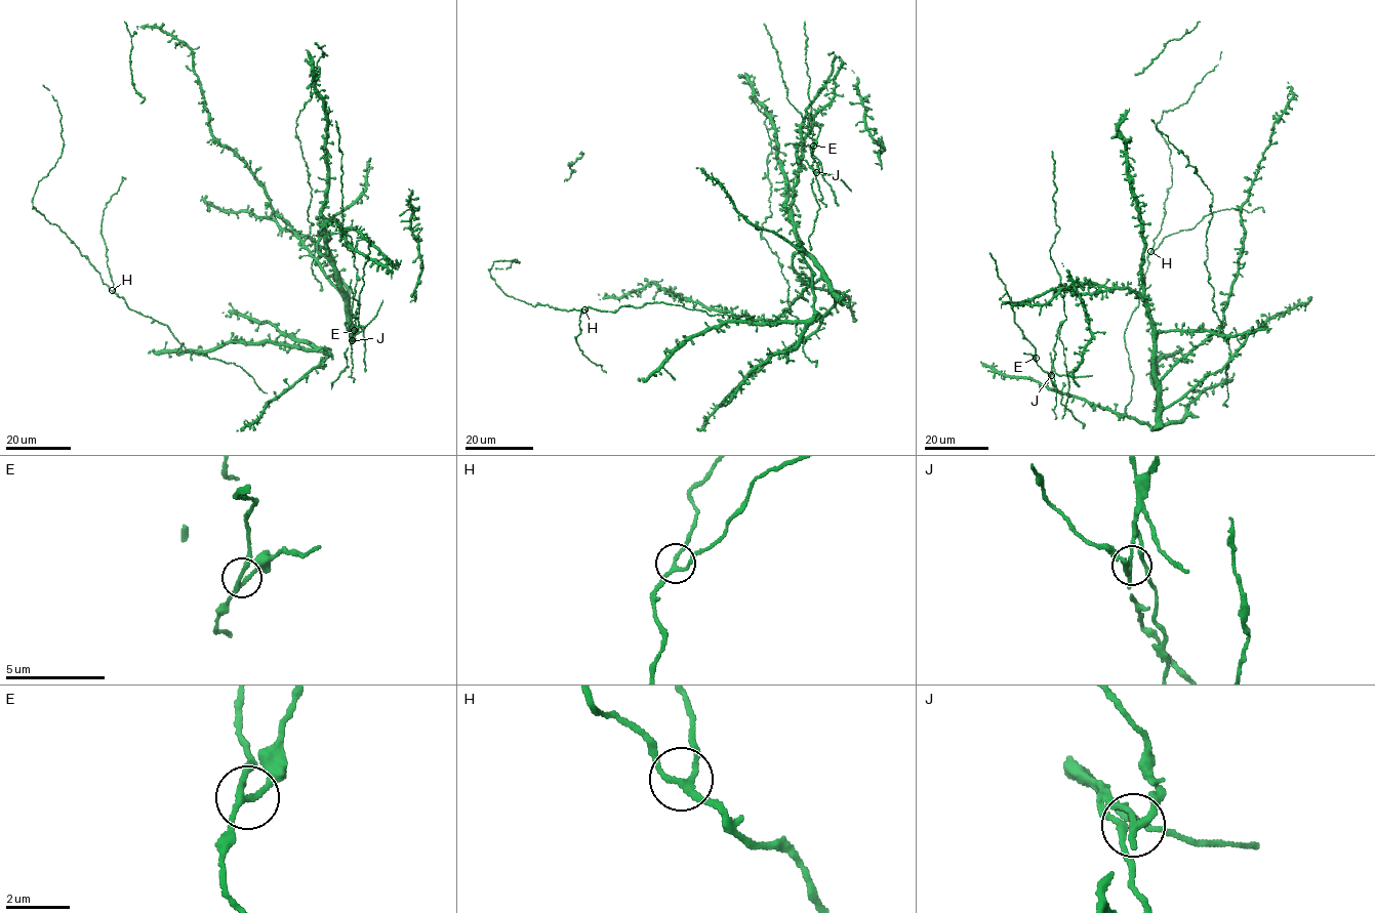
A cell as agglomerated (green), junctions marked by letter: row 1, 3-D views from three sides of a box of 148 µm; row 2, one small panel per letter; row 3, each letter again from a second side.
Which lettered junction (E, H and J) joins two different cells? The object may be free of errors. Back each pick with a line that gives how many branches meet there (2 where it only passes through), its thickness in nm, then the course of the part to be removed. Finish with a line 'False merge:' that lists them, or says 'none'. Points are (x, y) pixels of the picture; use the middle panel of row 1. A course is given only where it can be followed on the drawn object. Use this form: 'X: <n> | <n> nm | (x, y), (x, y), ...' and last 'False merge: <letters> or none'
J: 3 | 190 nm | (815, 172), (811, 166), (814, 161), (808, 144)
False merge: J

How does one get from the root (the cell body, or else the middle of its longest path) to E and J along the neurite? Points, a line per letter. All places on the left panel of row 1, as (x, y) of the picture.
E: (346, 367), (345, 353), (351, 347), (351, 337), (355, 339), (350, 339), (354, 330)
J: (346, 367), (345, 353), (351, 347), (351, 340)

